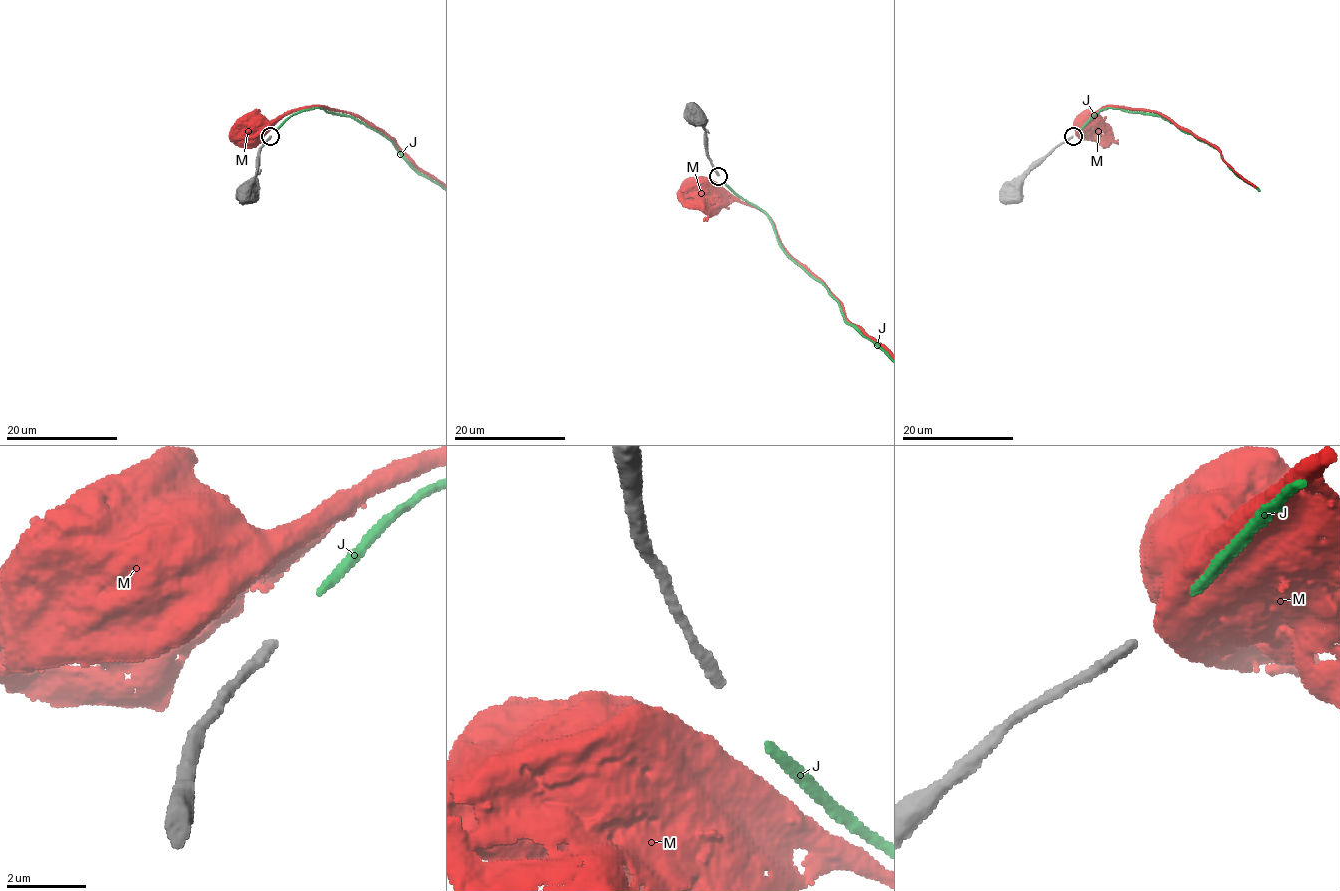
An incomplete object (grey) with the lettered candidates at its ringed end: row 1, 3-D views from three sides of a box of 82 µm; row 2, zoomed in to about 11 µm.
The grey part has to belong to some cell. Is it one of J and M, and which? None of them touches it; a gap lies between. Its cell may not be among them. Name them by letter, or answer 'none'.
J

